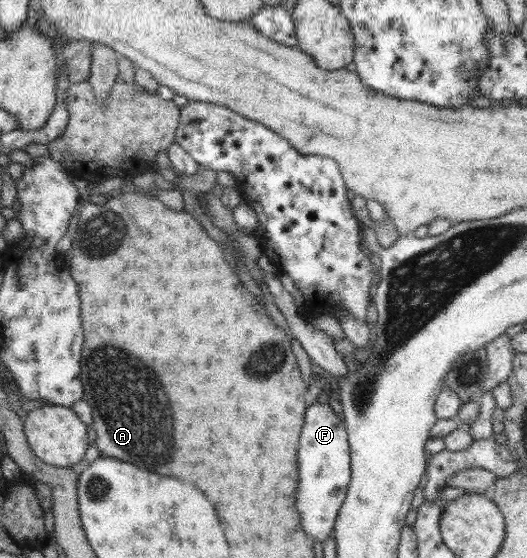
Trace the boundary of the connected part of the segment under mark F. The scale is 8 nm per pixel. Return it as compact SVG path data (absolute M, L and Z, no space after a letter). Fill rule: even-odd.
M315 402L308 406L297 450L300 484L296 492L296 510L306 534L326 542L333 534L338 511L344 502L351 479L351 458L345 422L330 405Z

